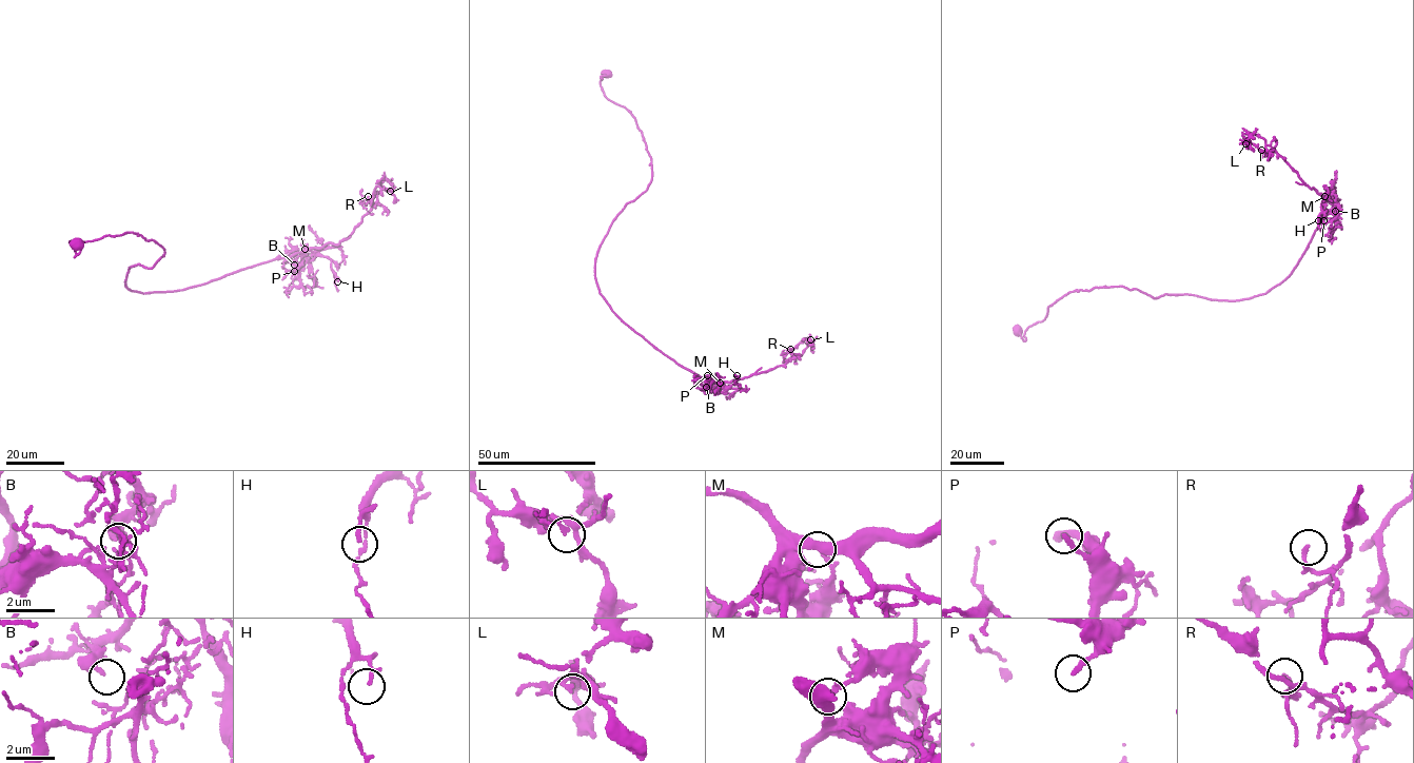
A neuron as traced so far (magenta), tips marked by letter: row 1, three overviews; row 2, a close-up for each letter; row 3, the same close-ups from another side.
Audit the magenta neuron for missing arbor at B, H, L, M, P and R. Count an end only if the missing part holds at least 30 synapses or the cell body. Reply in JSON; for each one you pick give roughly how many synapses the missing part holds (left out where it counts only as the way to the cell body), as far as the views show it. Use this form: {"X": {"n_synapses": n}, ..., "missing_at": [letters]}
{"P": {"n_synapses": 40}, "missing_at": ["P"]}

